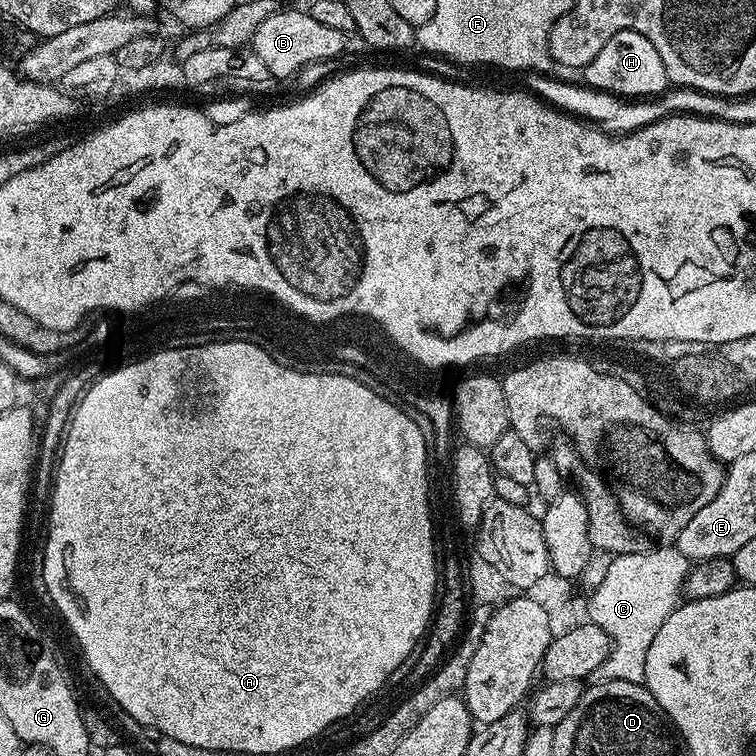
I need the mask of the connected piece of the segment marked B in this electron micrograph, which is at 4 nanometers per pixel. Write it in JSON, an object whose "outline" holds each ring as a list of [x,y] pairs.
{"outline":[[[281,10],[270,14],[258,30],[254,30],[254,38],[250,45],[254,54],[262,58],[262,62],[270,69],[270,74],[276,76],[277,81],[284,82],[287,76],[303,70],[307,64],[316,64],[319,60],[332,60],[344,48],[345,33],[334,30],[331,26],[322,26],[306,10],[287,12]]]}

